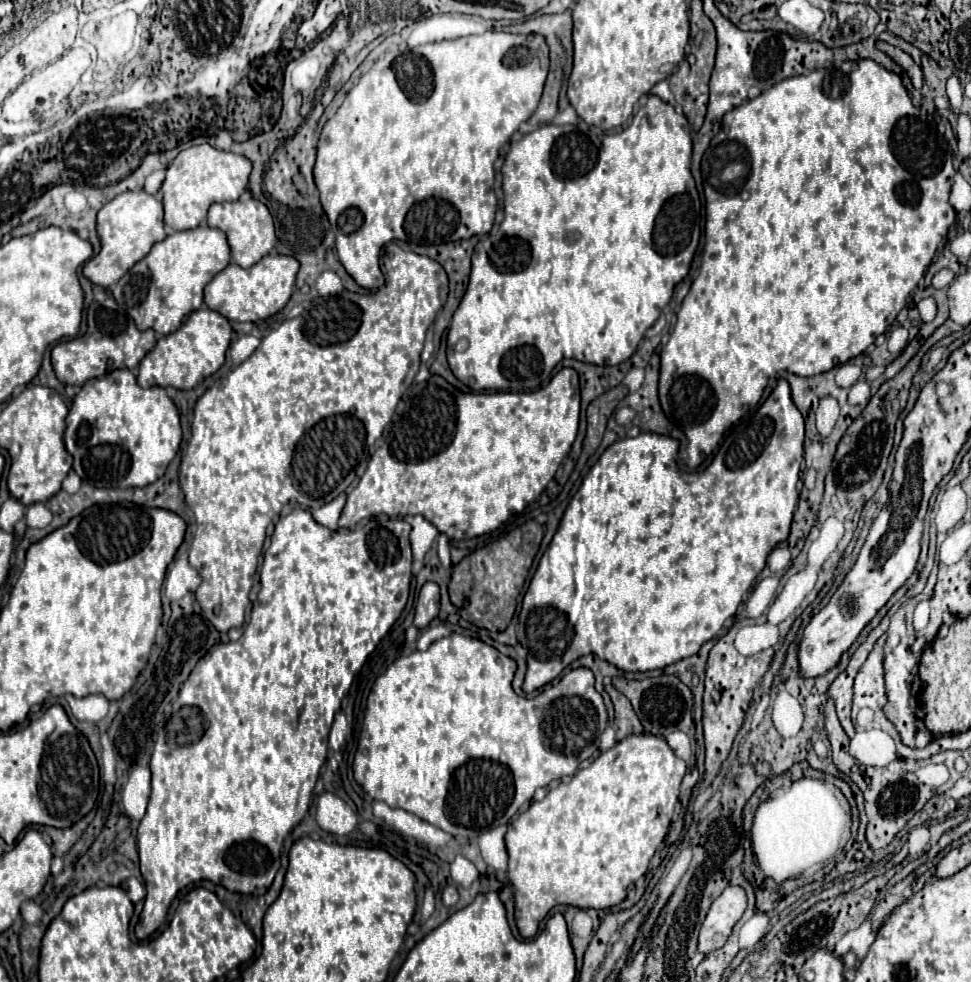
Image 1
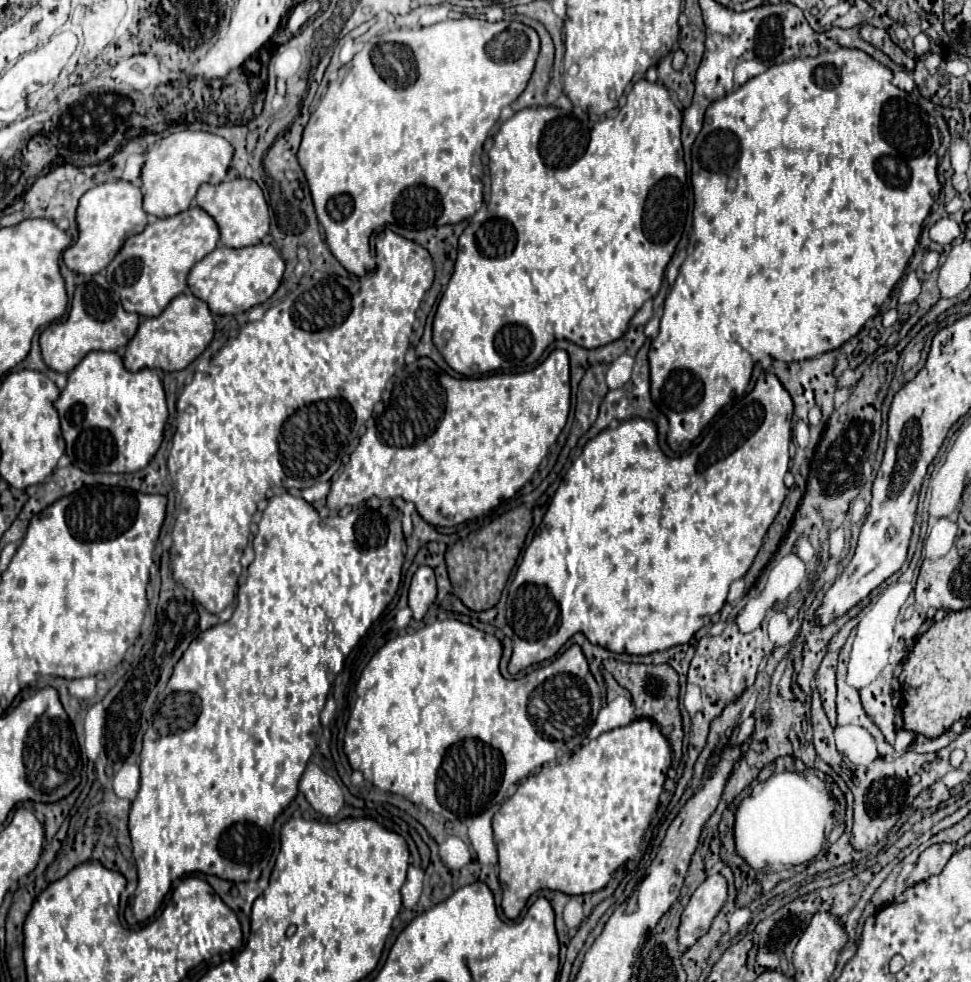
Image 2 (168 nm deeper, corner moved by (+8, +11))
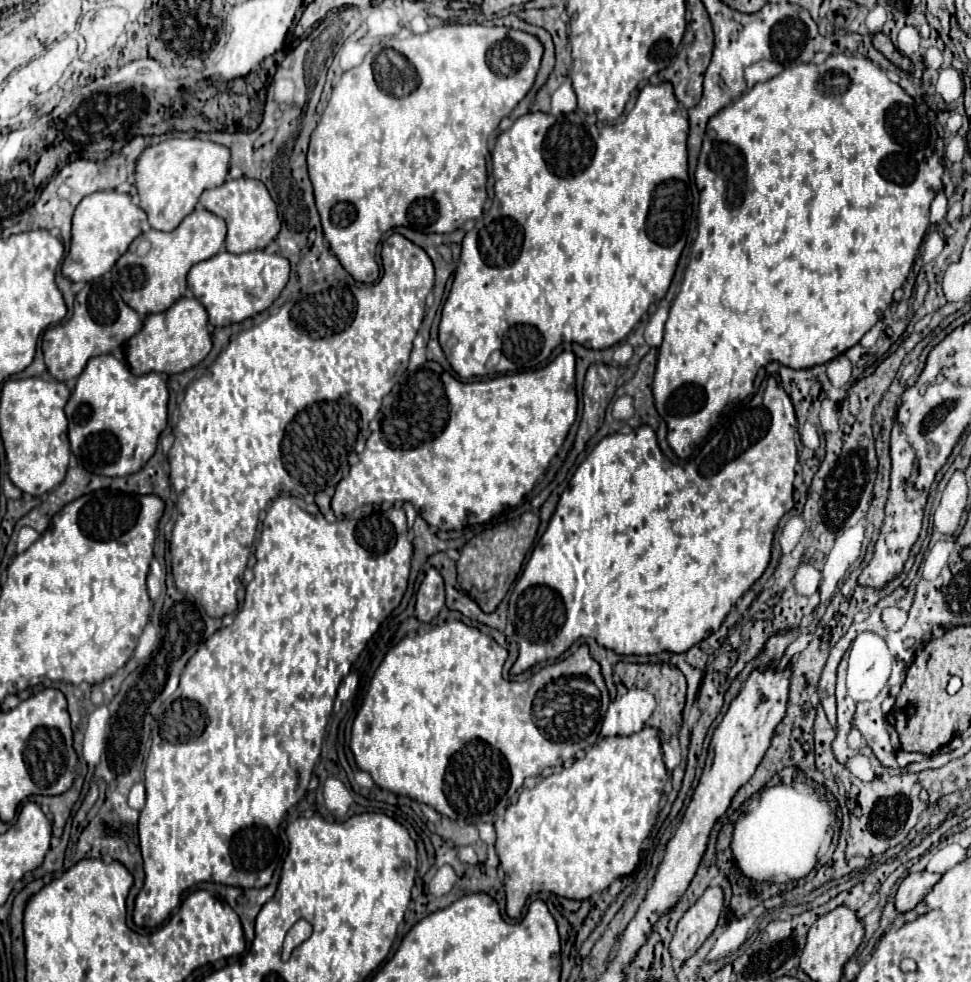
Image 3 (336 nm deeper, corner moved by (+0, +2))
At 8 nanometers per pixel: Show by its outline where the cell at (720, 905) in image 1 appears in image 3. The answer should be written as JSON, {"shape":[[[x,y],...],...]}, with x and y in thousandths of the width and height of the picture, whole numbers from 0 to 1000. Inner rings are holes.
{"shape":[[[729,904],[719,914],[719,919],[709,925],[709,929],[700,935],[696,949],[690,957],[690,971],[694,978],[704,980],[723,963],[723,959],[737,945],[744,921],[746,921],[744,906]]]}

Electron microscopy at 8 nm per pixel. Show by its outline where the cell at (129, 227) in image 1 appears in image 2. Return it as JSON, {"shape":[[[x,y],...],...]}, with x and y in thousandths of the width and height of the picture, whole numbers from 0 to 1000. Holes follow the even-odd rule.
{"shape":[[[111,184],[99,188],[84,199],[78,225],[82,239],[80,245],[66,256],[66,268],[78,278],[99,280],[109,274],[134,239],[146,237],[146,233],[152,229],[152,217],[146,209],[146,192],[132,184]]]}

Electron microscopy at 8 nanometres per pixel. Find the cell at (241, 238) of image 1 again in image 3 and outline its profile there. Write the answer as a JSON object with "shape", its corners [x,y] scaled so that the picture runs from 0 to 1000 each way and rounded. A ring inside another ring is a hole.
{"shape":[[[243,181],[243,183],[233,183],[229,189],[210,193],[206,200],[206,208],[220,216],[222,220],[233,224],[235,230],[235,240],[233,240],[233,255],[239,259],[249,259],[257,255],[270,255],[274,253],[288,234],[288,222],[284,208],[276,196],[276,191],[268,183],[260,181]]]}

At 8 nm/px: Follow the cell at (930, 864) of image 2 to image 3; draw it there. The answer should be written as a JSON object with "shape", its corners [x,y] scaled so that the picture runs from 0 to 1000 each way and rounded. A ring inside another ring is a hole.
{"shape":[[[958,888],[935,890],[935,892],[927,898],[927,904],[925,904],[923,914],[921,914],[923,929],[931,931],[931,929],[939,927],[939,925],[962,904],[962,900],[964,900],[966,896],[968,896],[968,890],[958,890]]]}

